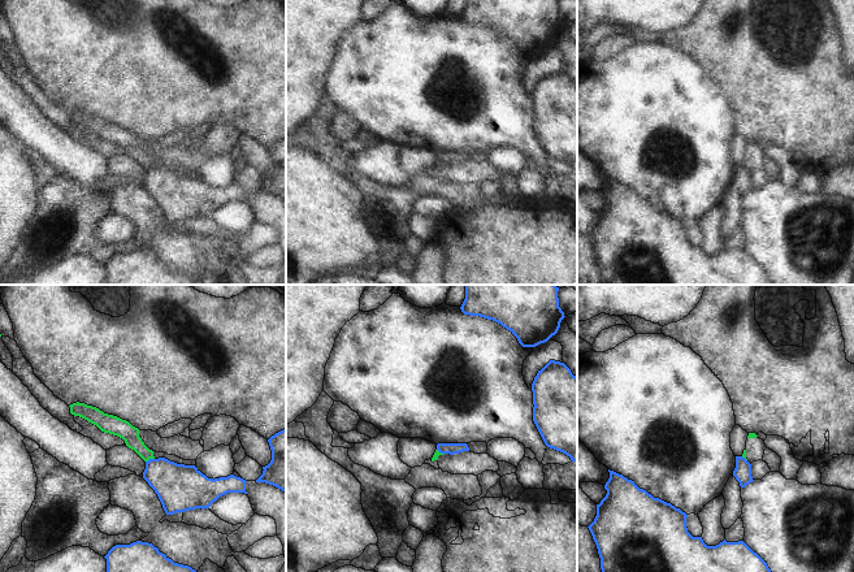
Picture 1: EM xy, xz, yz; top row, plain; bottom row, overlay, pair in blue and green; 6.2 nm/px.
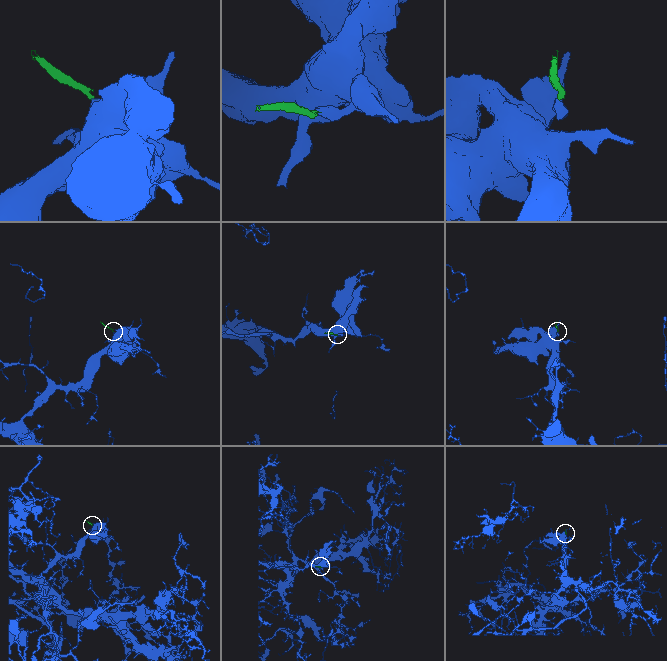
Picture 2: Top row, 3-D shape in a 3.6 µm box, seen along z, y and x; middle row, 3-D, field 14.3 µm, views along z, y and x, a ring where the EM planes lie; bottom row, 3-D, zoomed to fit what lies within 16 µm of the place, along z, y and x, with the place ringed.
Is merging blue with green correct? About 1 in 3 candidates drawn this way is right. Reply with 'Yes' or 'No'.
No.

